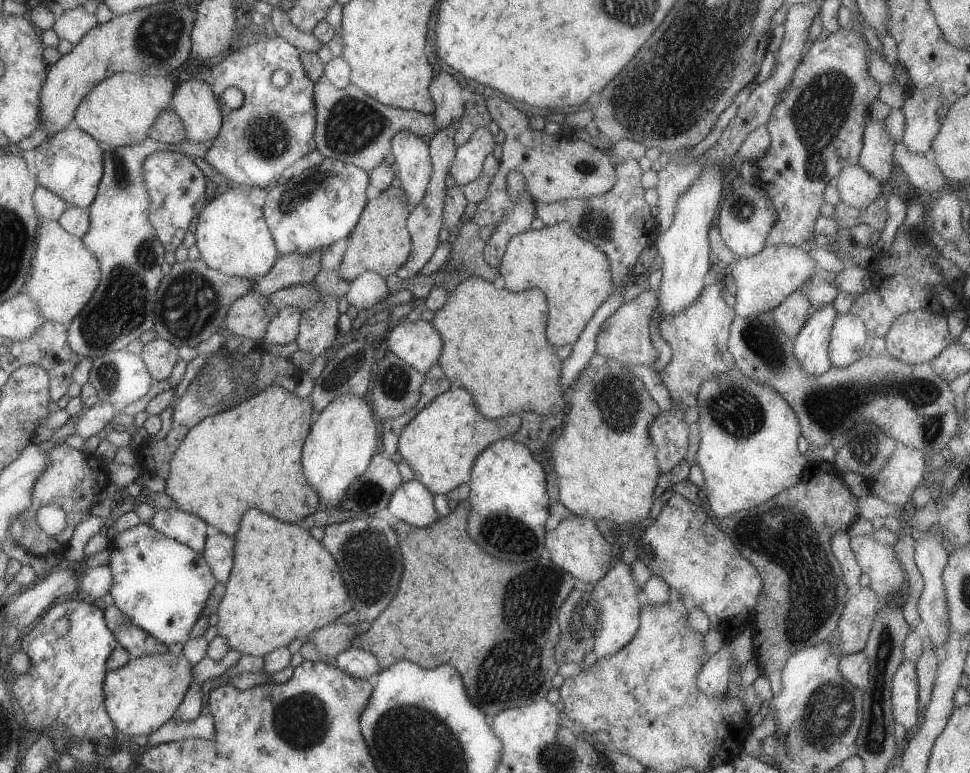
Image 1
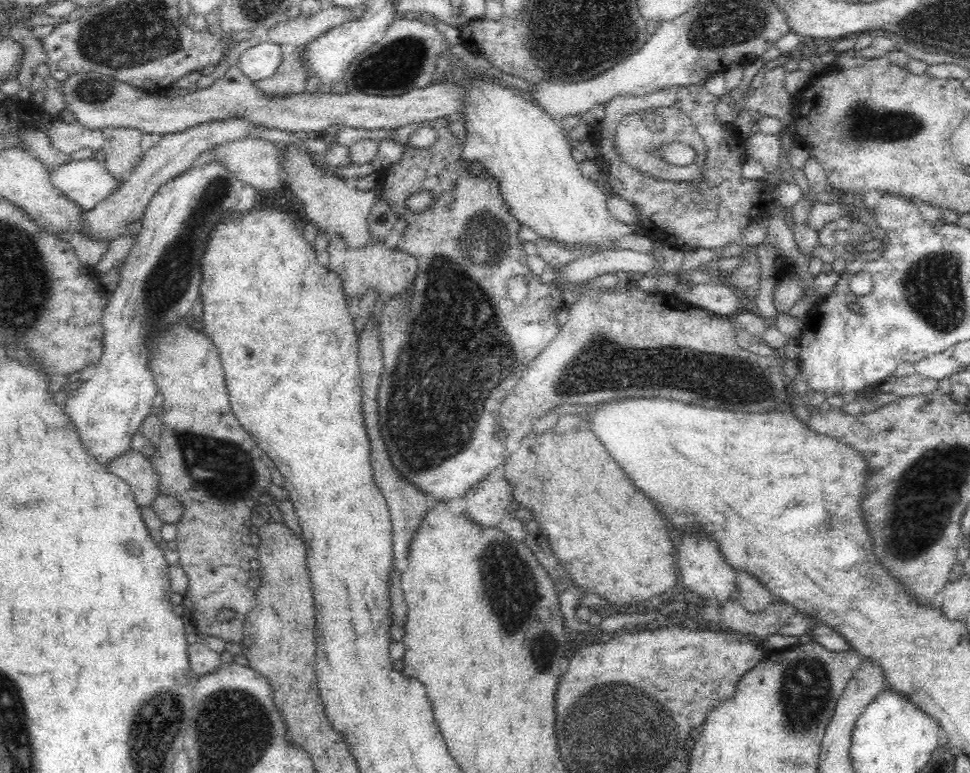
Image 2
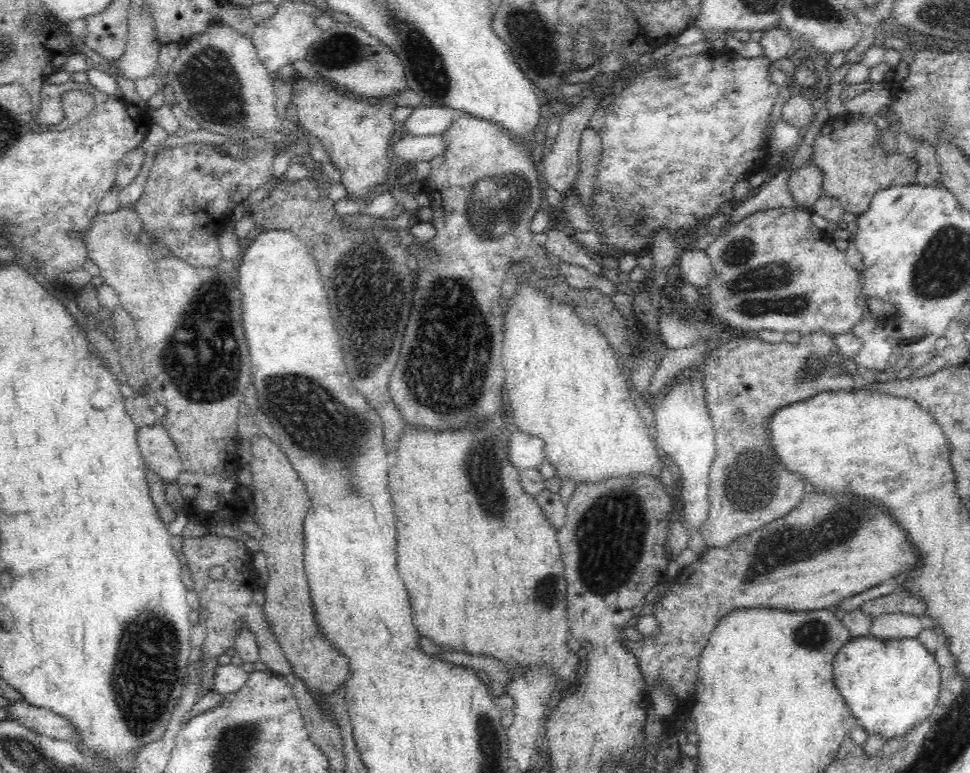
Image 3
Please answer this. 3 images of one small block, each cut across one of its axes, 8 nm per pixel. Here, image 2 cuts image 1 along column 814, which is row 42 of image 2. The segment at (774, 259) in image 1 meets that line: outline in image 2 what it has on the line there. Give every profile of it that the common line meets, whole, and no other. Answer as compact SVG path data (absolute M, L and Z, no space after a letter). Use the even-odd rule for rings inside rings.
M264 40L258 46L244 51L236 65L248 79L258 81L270 78L278 70L283 58L281 46Z

